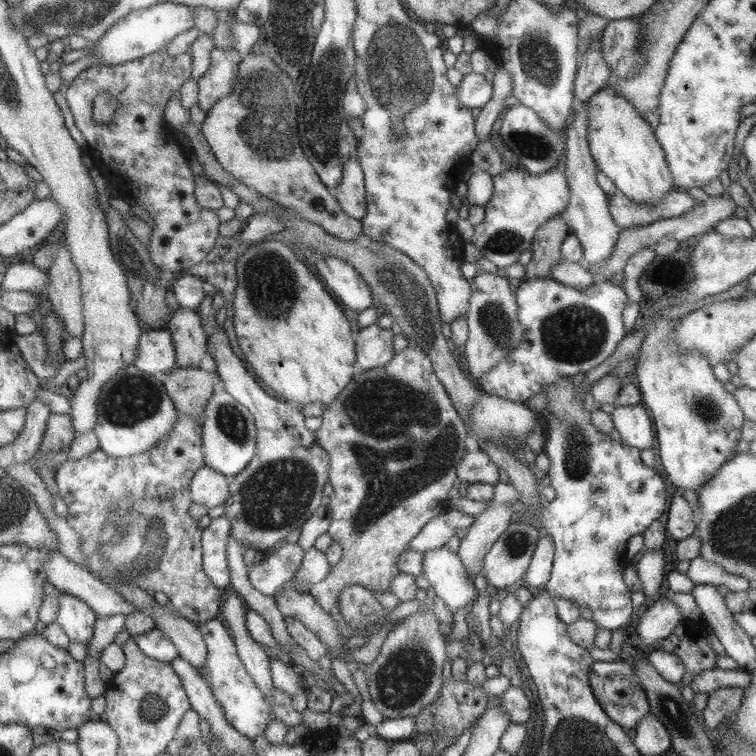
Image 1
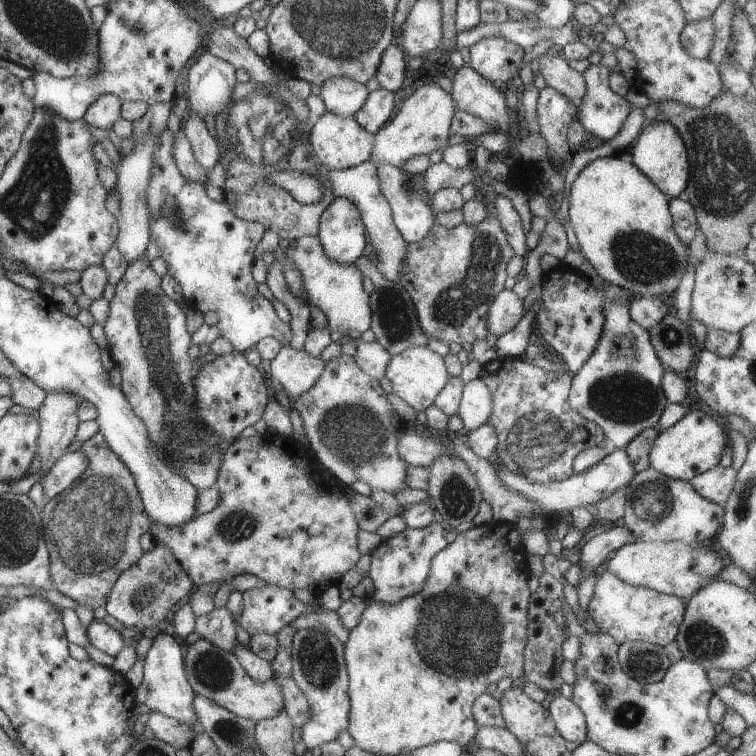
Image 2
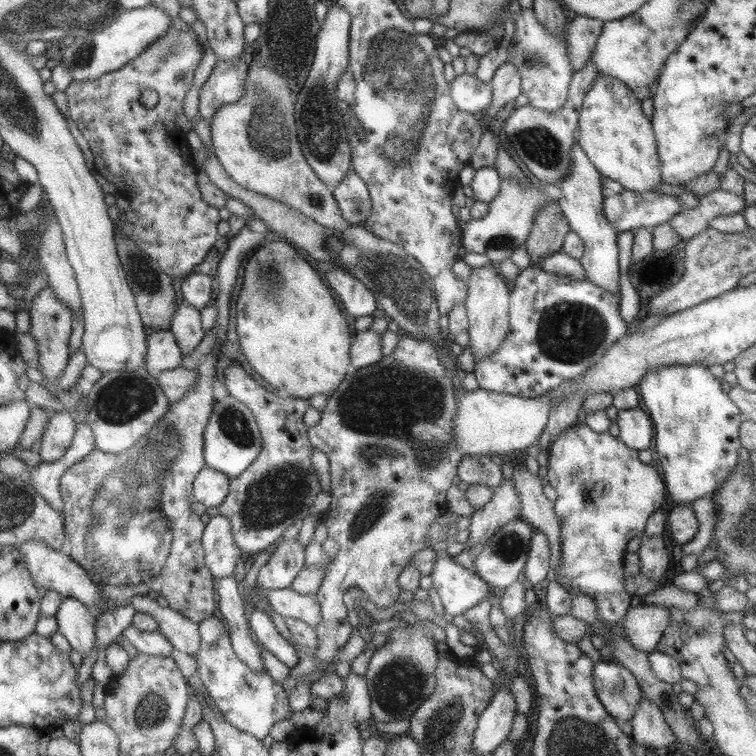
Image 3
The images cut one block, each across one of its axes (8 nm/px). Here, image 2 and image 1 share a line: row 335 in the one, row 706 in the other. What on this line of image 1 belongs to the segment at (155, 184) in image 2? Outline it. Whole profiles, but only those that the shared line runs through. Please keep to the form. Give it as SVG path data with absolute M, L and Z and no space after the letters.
M216 618L208 620L198 627L208 650L208 657L204 661L204 667L200 670L202 678L209 684L215 699L226 712L228 722L236 730L255 740L263 737L266 722L270 722L272 716L289 727L304 724L304 714L294 710L292 697L288 693L274 687L274 691L272 691L274 695L264 697L264 693L260 691L258 685L254 683L254 680L244 668L231 632L220 620L216 620Z

